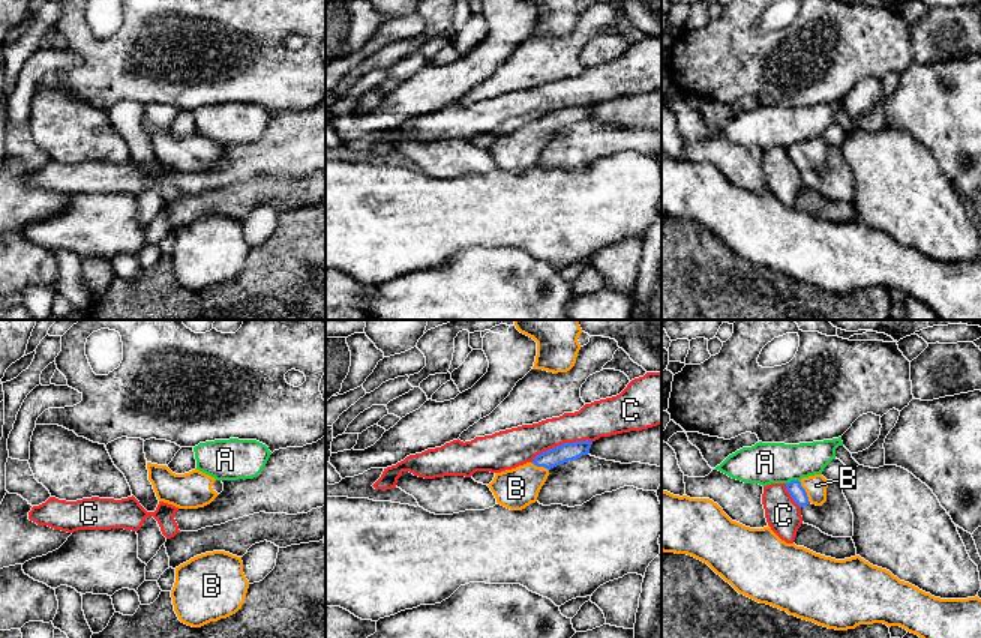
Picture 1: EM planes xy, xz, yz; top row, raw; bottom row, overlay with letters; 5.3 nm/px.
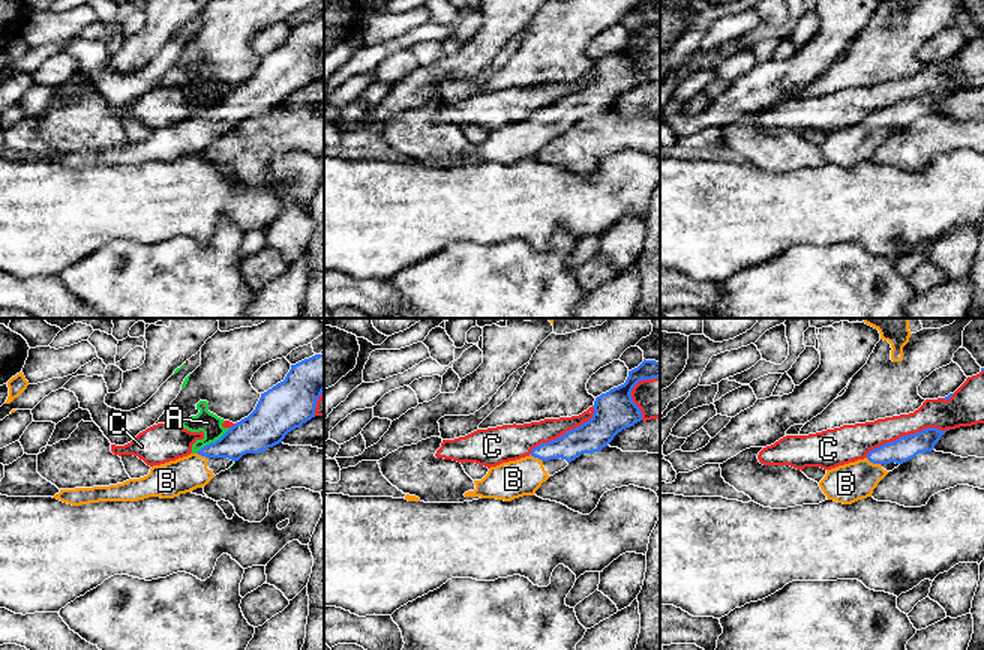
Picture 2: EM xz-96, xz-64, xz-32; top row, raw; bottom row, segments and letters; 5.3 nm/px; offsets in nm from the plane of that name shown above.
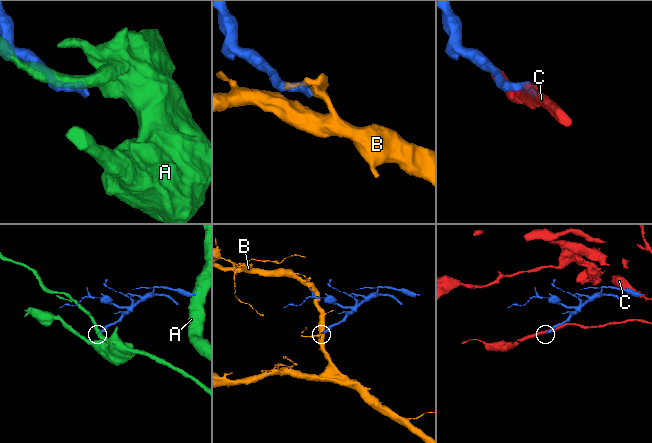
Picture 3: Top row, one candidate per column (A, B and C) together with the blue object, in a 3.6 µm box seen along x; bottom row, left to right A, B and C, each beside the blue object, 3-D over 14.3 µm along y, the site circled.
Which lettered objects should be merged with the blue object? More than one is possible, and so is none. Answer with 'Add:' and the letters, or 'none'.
Add: B

